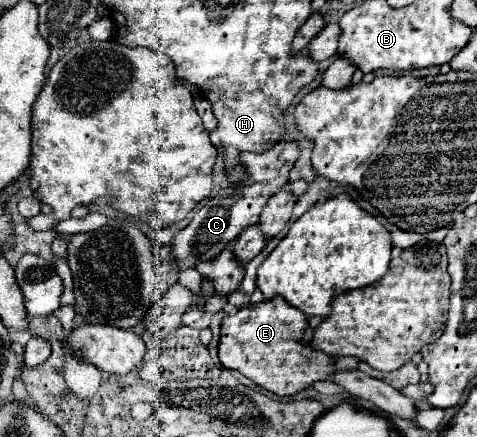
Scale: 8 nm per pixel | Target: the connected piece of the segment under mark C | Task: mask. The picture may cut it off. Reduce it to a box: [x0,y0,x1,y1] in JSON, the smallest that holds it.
[173,143,299,269]

